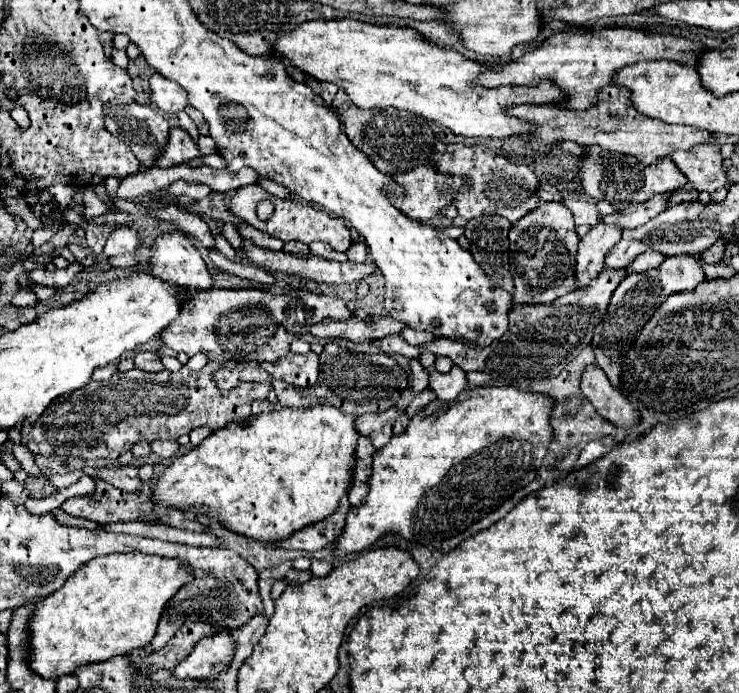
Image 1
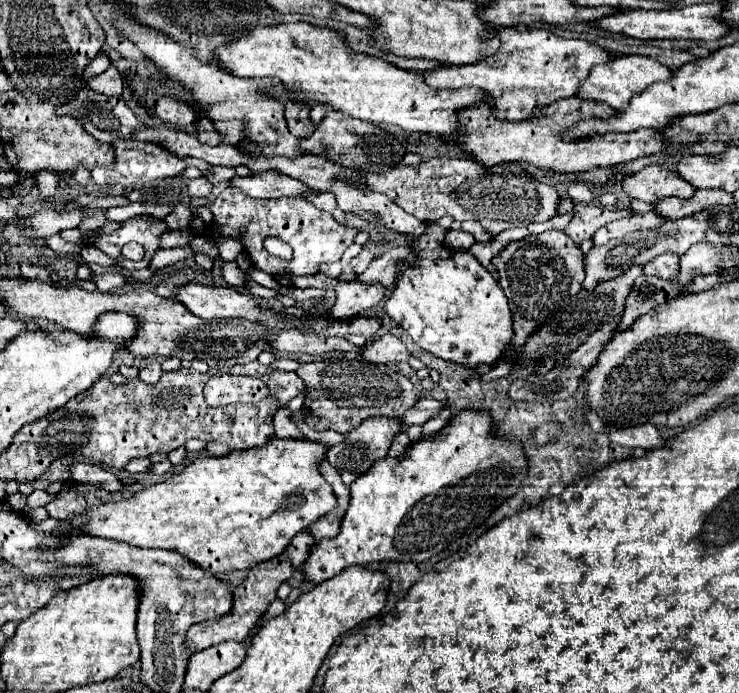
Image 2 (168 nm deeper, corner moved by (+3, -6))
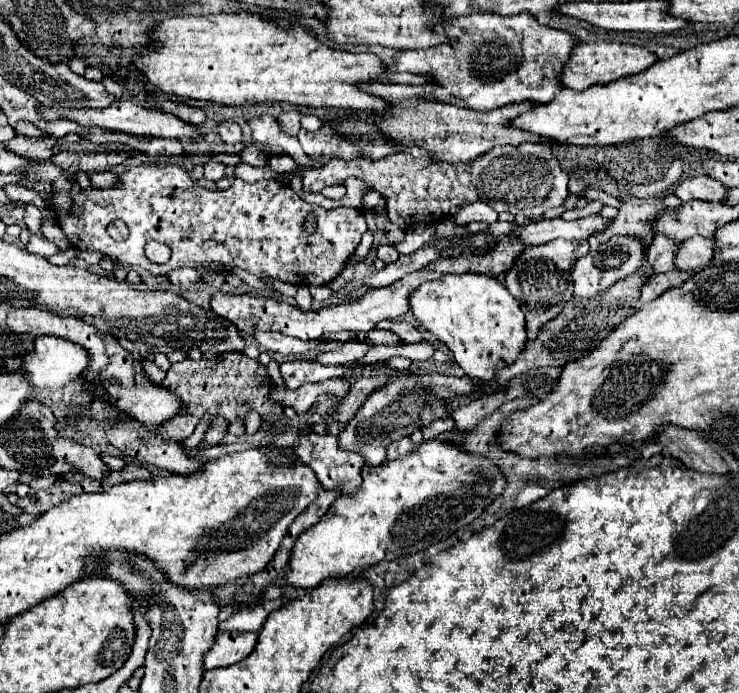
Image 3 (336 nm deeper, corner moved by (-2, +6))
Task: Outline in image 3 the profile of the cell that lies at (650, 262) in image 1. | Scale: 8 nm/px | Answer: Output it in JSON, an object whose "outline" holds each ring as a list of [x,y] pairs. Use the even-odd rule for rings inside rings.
{"outline":[[[702,236],[684,240],[680,244],[680,250],[674,260],[676,268],[678,270],[696,270],[696,268],[708,266],[714,260],[714,252],[716,252],[714,246],[716,246],[714,240],[706,240]]]}

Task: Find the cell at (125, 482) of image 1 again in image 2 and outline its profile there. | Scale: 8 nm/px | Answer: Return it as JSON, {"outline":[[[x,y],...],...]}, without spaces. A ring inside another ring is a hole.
{"outline":[[[77,462],[71,466],[71,478],[75,482],[89,482],[101,490],[107,490],[107,492],[119,492],[123,488],[123,482],[117,480],[115,476],[111,476],[109,470],[101,468],[99,464]]]}

